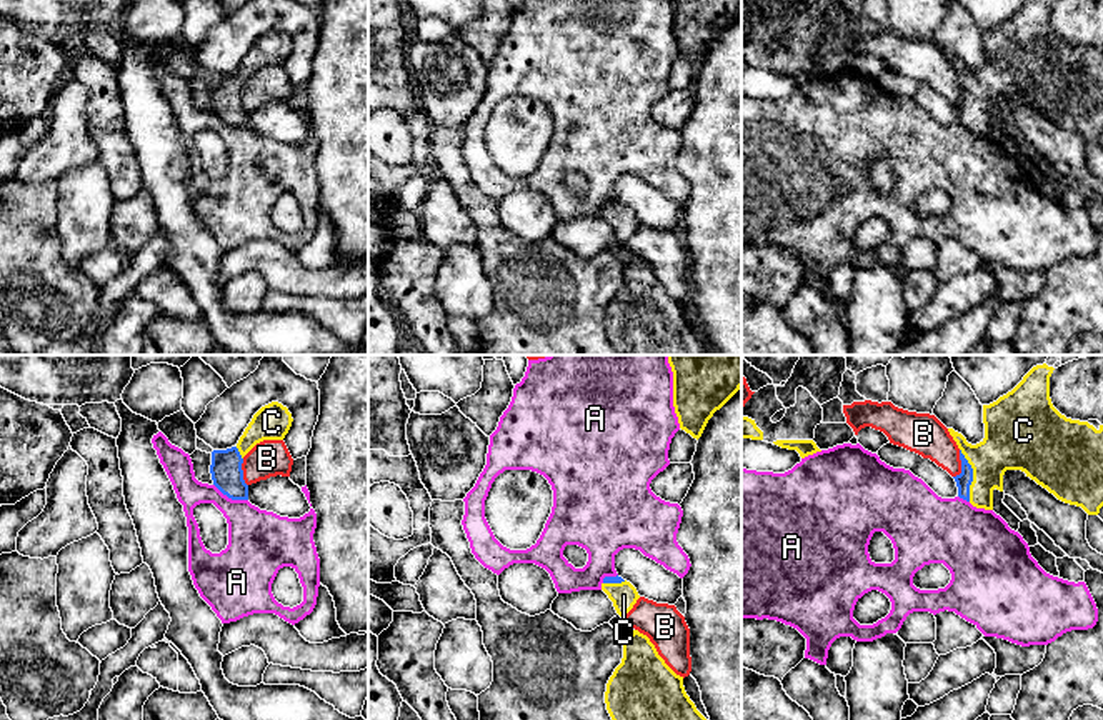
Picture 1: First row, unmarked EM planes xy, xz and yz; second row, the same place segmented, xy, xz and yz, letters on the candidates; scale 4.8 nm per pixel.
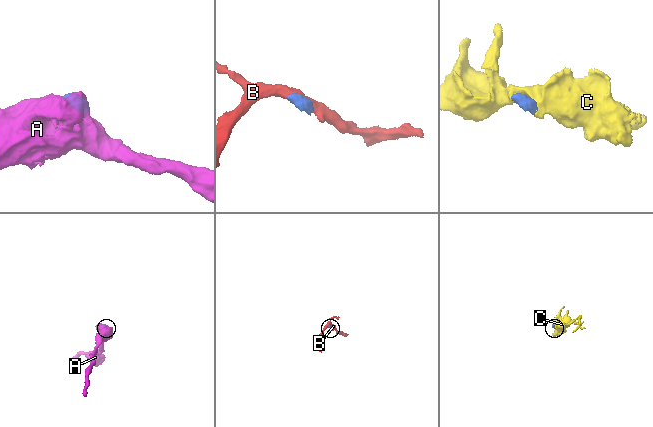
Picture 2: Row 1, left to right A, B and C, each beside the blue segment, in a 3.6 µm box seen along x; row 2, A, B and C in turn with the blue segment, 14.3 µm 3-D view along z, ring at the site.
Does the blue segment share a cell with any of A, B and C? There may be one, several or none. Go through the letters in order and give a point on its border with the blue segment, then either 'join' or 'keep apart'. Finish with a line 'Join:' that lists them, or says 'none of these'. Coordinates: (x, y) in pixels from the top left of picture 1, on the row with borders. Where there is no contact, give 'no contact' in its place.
A: xy (230, 497) | keep apart
B: yz (962, 465) | keep apart
C: yz (972, 475) | join
Join: C

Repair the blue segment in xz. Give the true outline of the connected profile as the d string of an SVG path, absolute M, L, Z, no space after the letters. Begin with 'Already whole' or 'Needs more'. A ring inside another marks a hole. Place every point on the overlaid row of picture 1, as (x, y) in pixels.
Needs more. M618 575L605 577L601 590L613 602L613 607L620 617L626 615L640 598L636 588Z

